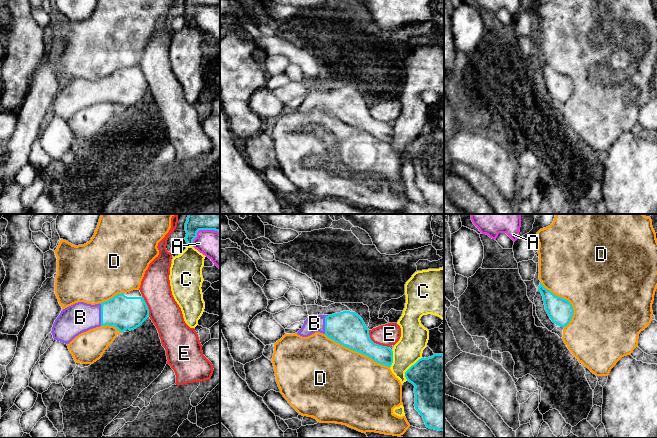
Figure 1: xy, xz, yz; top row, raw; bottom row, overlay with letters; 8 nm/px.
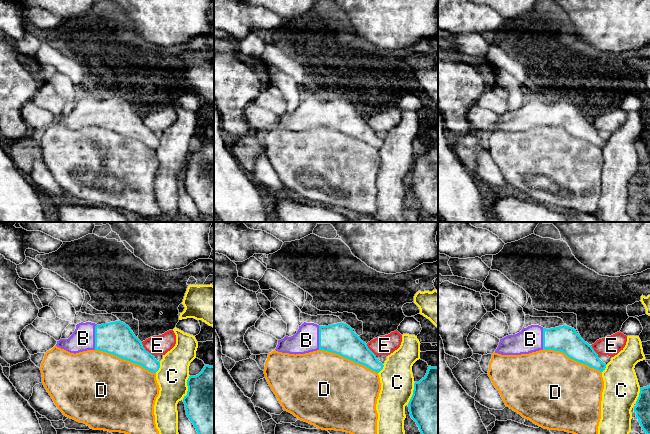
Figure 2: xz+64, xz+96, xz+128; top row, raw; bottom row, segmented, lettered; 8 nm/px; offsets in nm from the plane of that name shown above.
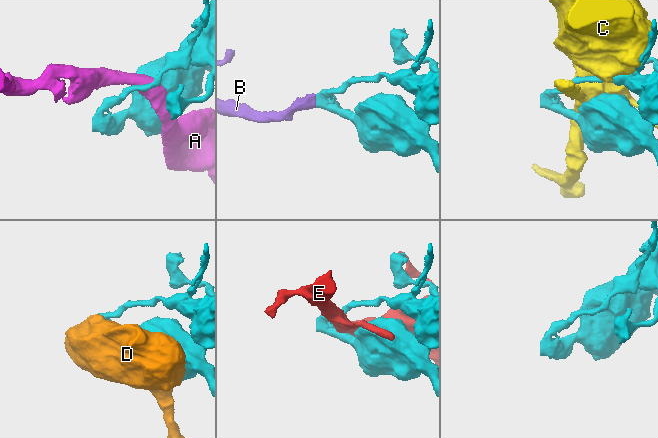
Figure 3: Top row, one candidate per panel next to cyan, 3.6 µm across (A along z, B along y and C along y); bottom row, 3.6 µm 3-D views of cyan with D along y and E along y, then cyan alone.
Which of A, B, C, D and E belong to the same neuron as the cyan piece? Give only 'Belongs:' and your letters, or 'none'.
Belongs: B

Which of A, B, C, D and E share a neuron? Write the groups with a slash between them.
A / B / C / D / E

